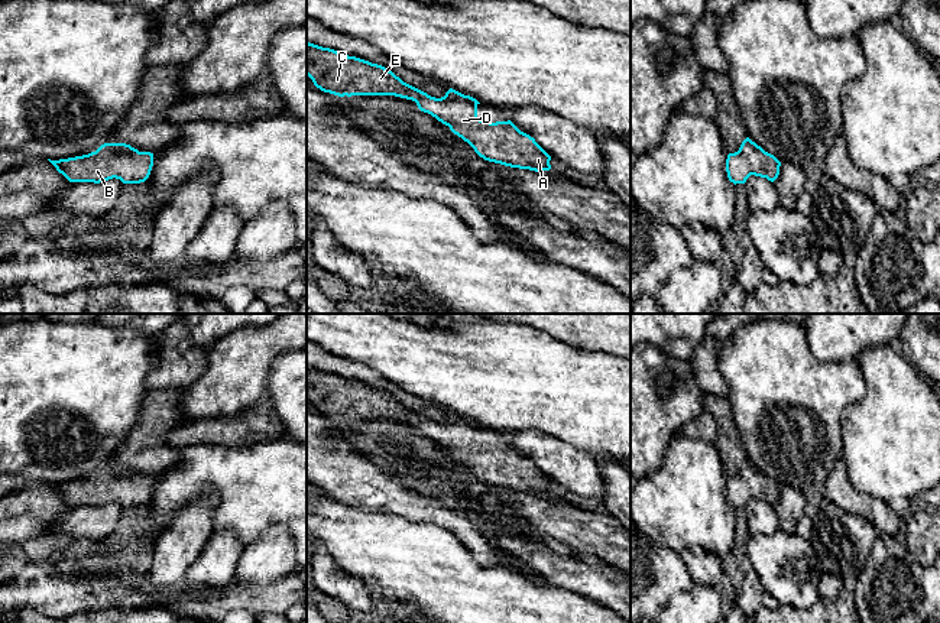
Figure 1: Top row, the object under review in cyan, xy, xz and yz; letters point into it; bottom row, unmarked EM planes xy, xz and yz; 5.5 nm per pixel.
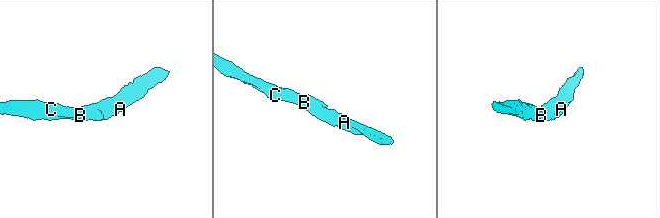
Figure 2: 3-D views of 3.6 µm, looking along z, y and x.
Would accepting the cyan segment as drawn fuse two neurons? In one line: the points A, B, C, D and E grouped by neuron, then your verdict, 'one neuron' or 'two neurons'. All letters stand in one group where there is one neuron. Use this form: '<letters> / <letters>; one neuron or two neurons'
A B C D E; one neuron

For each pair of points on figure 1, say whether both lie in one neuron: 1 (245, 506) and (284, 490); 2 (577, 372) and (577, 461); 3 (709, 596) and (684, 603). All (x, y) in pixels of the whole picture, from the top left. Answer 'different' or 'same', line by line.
1: same
2: different
3: same

